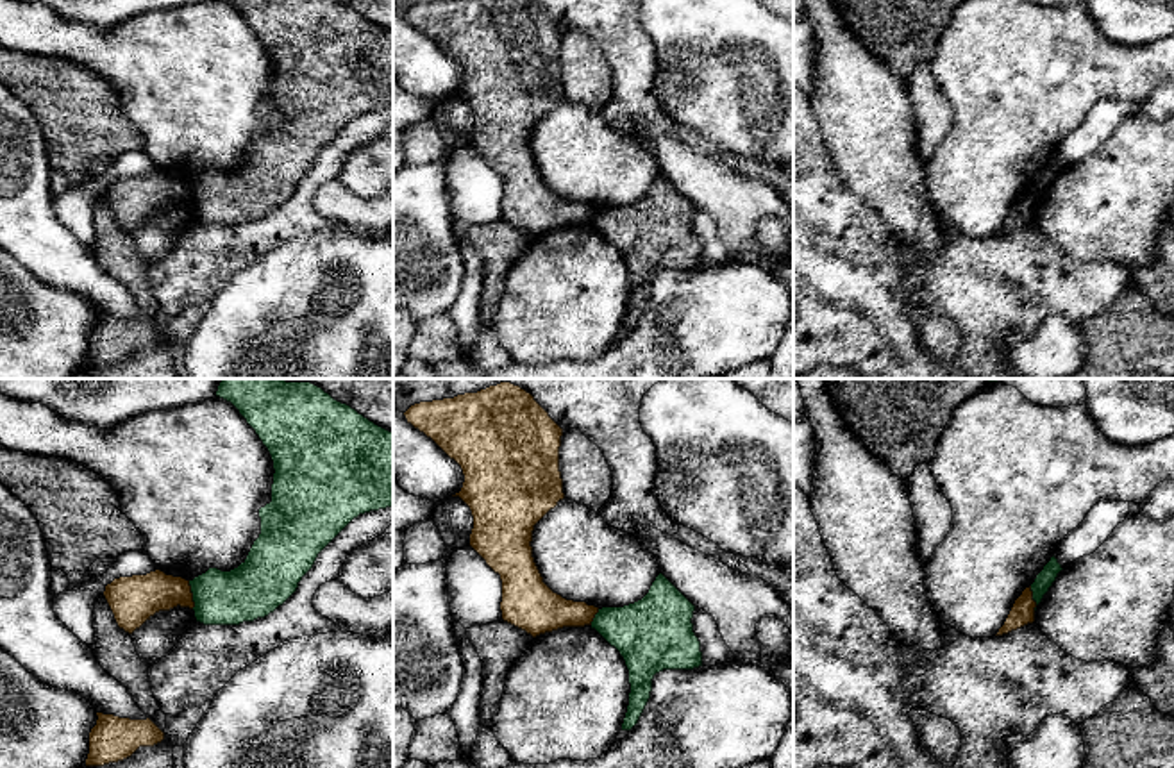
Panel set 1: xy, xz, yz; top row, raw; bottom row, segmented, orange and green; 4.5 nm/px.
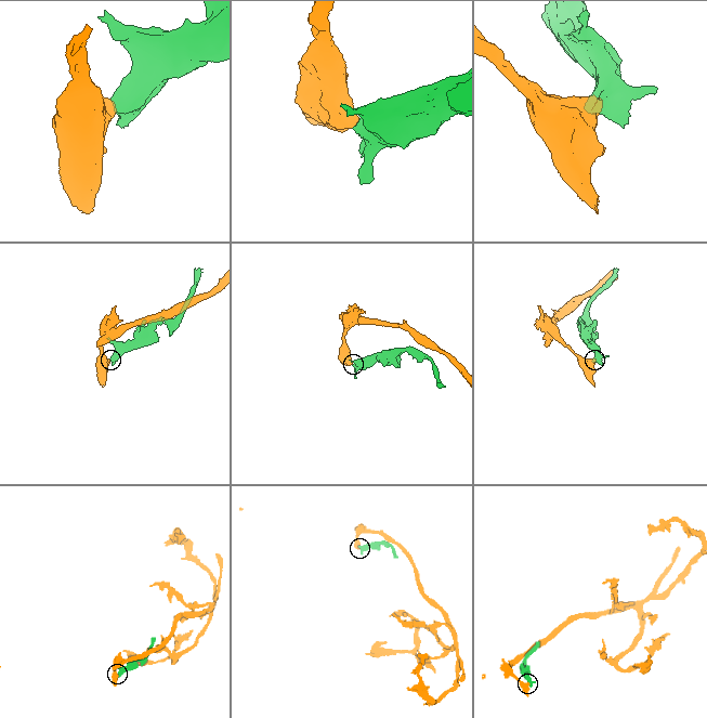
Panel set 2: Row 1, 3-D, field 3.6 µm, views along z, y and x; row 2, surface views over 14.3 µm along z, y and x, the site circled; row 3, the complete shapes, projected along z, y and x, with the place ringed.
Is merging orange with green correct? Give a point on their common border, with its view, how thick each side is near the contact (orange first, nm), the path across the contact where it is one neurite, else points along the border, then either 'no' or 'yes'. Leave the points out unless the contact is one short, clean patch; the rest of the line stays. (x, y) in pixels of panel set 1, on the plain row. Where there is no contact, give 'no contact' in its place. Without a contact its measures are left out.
contact xy (192, 195); calibres 200 and 260 nm; border xy (188, 181), (193, 208); no

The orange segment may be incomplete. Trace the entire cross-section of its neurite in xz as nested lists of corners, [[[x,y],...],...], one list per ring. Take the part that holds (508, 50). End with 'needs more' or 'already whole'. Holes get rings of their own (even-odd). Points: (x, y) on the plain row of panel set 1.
[[[432,0],[411,5],[404,13],[407,23],[431,38],[465,75],[459,96],[472,111],[474,129],[470,146],[500,175],[502,220],[525,230],[532,238],[563,227],[591,225],[599,207],[586,202],[566,200],[545,182],[532,157],[534,125],[565,98],[559,71],[559,46],[563,29],[549,16],[536,0]]]; already whole

